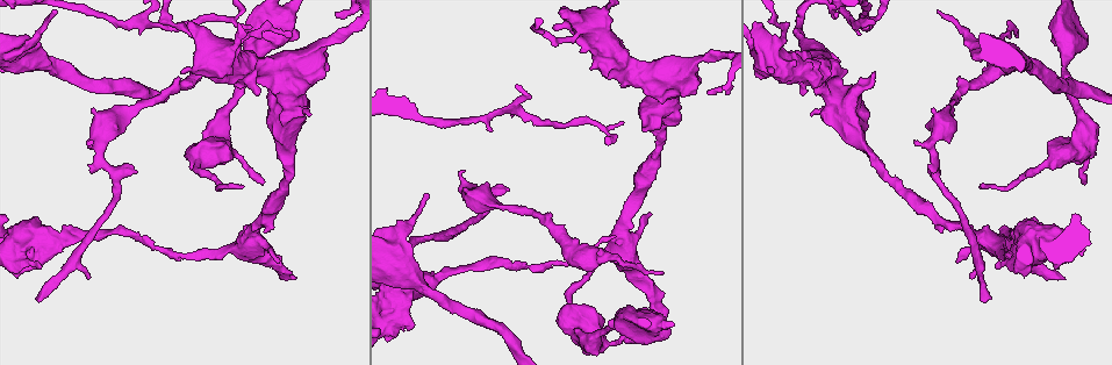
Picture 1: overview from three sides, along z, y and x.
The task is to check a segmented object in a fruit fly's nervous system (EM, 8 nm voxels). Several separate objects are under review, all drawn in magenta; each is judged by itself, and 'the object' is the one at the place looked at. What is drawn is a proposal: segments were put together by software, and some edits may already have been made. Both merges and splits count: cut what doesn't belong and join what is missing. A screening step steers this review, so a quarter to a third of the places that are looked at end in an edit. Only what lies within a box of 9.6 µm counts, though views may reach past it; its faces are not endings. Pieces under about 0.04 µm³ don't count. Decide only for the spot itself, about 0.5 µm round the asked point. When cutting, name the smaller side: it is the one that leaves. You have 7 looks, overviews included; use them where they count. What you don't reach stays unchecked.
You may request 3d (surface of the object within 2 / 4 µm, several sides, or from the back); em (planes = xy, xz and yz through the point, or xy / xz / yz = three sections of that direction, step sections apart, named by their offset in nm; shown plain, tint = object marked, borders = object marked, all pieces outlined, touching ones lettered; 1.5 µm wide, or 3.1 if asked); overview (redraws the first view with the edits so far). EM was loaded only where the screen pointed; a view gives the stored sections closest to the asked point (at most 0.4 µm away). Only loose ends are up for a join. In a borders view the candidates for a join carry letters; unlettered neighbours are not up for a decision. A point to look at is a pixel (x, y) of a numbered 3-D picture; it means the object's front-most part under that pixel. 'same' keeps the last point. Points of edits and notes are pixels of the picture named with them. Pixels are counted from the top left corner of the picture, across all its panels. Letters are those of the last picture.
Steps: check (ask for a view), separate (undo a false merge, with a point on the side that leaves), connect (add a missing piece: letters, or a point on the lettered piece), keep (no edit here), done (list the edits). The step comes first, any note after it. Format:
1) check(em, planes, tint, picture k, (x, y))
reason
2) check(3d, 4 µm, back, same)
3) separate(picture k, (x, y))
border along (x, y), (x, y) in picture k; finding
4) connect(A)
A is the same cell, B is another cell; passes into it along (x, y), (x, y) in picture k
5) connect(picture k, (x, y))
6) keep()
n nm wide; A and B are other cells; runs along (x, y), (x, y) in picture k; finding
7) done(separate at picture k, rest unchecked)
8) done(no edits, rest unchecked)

check(em, planes, borders, picture 1, (72, 231))
sudden change in width

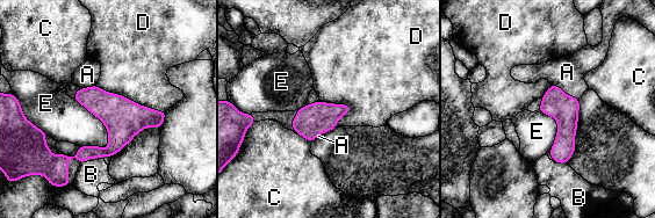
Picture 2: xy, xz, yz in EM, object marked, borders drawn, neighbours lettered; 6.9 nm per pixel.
keep()
A, B, C, D and E are other cells; runs along (162, 114), (81, 157), (55, 158), (41, 135) in picture 2; continuous, no second cell

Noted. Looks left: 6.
check(em, planes, borders, picture 1, (1009, 250))
a narrow waist

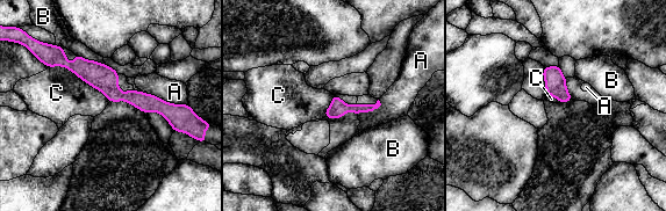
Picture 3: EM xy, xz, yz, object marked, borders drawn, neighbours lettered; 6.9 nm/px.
keep()
C touches over 500 nm; A, B and C are other cells; border along (48, 66), (66, 67), (109, 101) in picture 3; all the same cell

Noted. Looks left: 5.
check(em, yz, step 4, tint, picture 1, (39, 301))
branch stops here

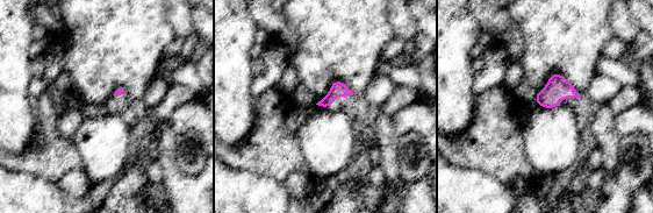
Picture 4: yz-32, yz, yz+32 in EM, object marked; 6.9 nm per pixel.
check(em, planes, borders, same)
another direction

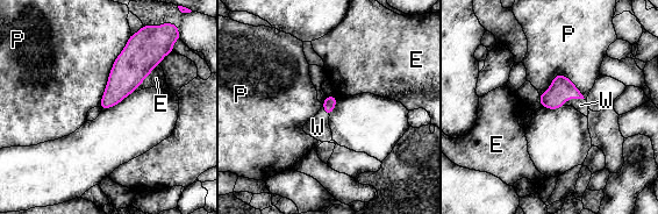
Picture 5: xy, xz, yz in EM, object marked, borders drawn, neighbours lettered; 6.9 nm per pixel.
connect(W)
W is the same cell, E and P are other cells; passes into it along (562, 88), (573, 98), (580, 105) in picture 5; it goes on there

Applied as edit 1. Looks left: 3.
done(connect at picture 5, rest unchecked)

